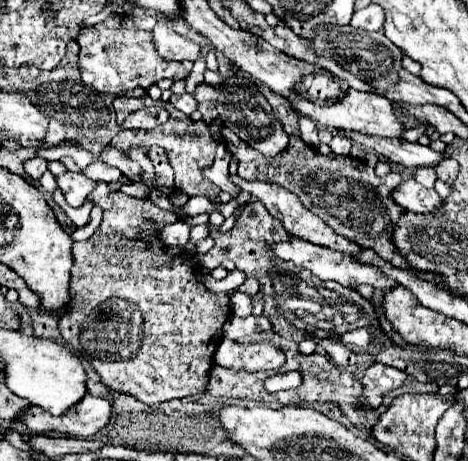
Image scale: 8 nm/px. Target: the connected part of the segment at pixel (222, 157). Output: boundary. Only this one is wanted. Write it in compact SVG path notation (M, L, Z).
M218 145L216 149L216 159L214 159L214 165L212 167L206 167L204 169L204 177L206 179L212 179L222 191L230 193L232 199L238 199L238 195L242 193L240 187L236 187L232 181L230 181L230 173L228 173L228 163L230 163L230 153L224 145Z

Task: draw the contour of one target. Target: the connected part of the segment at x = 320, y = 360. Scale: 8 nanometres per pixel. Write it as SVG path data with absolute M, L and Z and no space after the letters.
M320 353L312 355L312 359L314 359L312 367L302 373L302 375L304 375L304 383L300 385L300 399L302 399L304 403L328 403L328 401L332 401L332 403L336 403L336 405L340 407L340 411L348 417L348 421L350 421L354 427L358 427L358 429L362 429L362 431L370 431L372 425L376 423L376 417L378 417L378 415L376 415L376 411L356 409L356 397L360 397L362 385L360 385L360 381L354 379L352 371L348 371L348 369L344 369L344 367L338 369L332 361L328 361L328 359L326 359L324 355L320 355Z

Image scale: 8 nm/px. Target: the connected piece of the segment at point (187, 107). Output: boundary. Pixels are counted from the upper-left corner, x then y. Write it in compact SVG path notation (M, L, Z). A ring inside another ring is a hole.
M182 93L182 95L172 95L170 97L170 103L178 109L178 111L182 111L182 113L186 113L186 115L190 115L198 105L196 105L196 99L194 99L194 95L190 95L190 93Z

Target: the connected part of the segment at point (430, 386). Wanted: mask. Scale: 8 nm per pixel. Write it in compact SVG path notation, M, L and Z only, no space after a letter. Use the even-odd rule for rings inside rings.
M408 377L402 387L398 387L398 389L392 391L392 393L388 393L388 397L384 399L384 405L382 405L382 407L388 409L390 403L392 403L392 399L394 399L394 397L400 397L400 395L404 395L404 393L438 393L438 385L436 385L436 383L418 383L414 377Z

